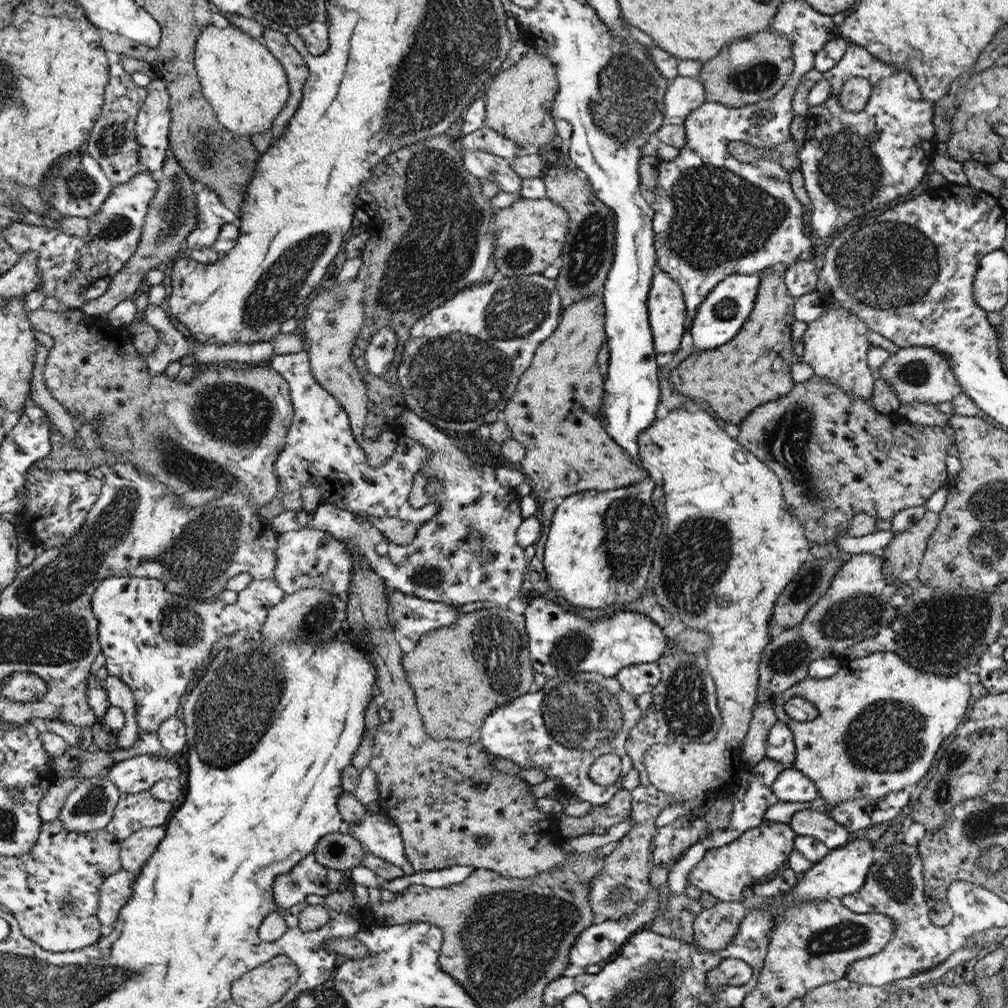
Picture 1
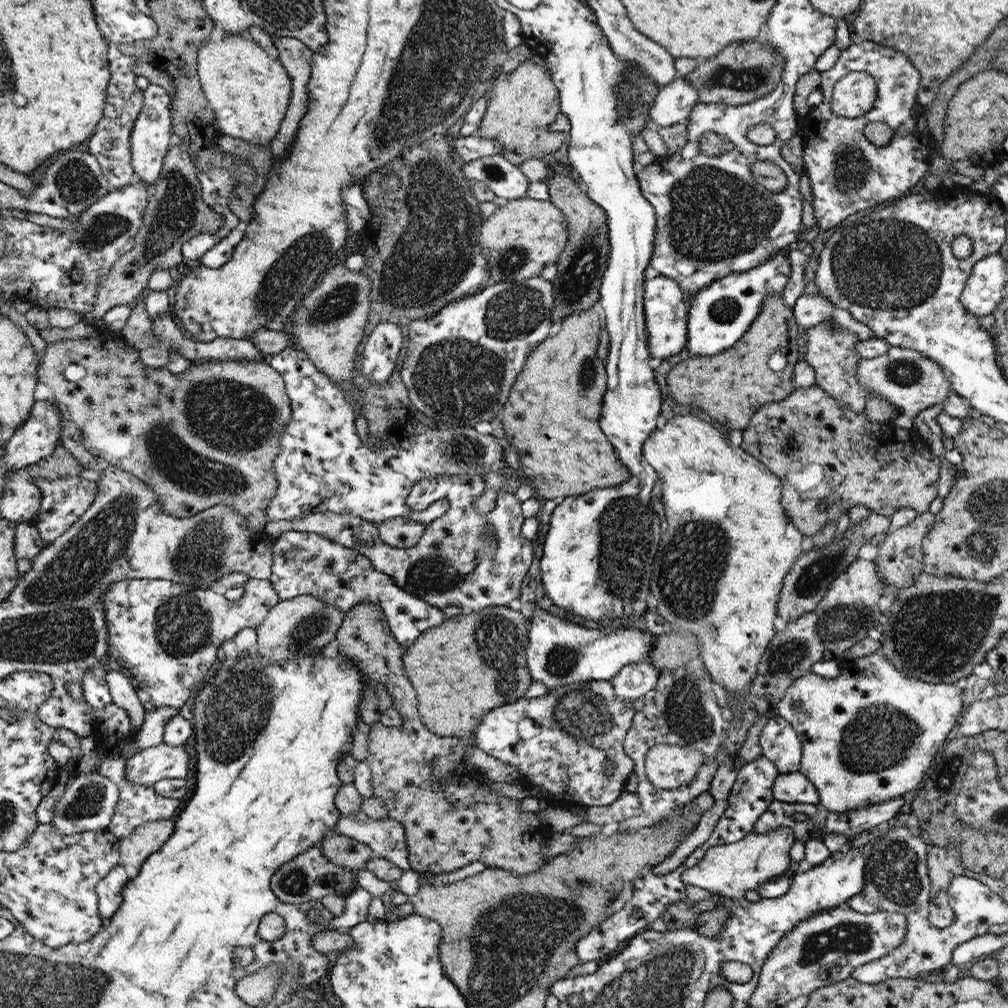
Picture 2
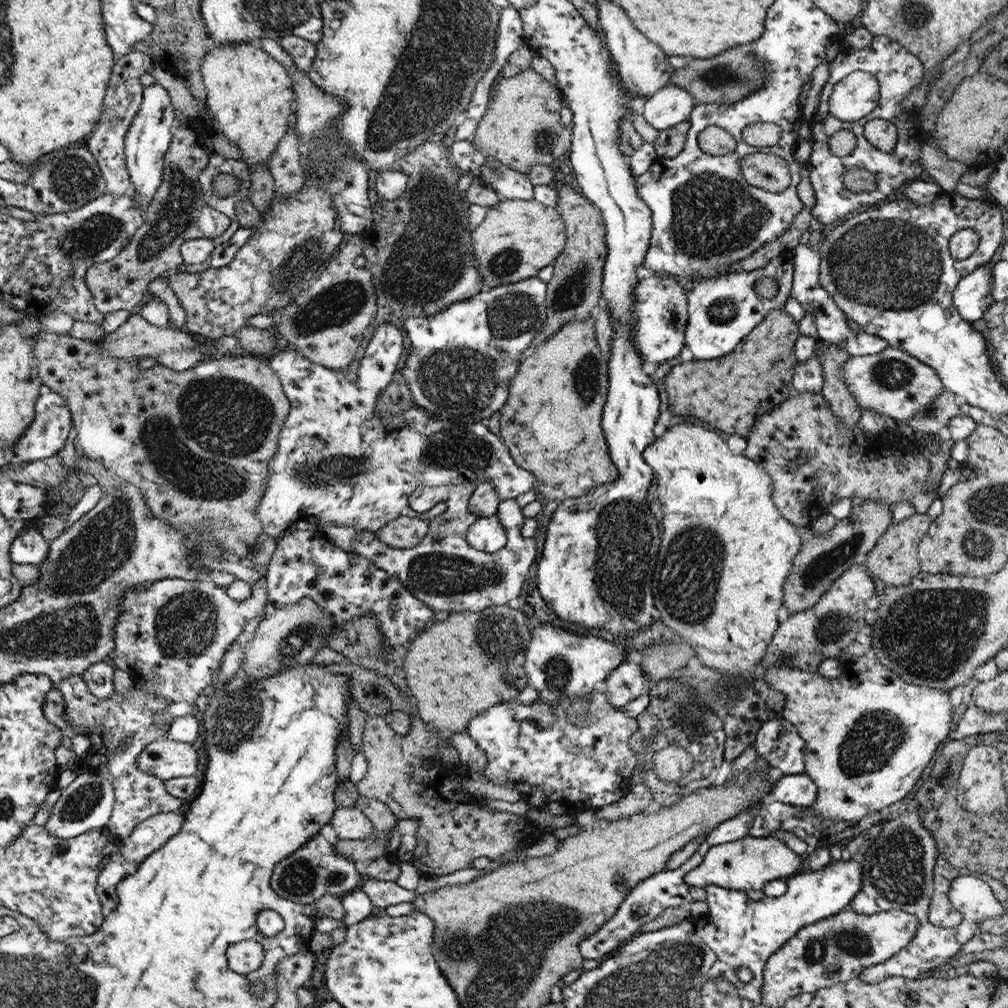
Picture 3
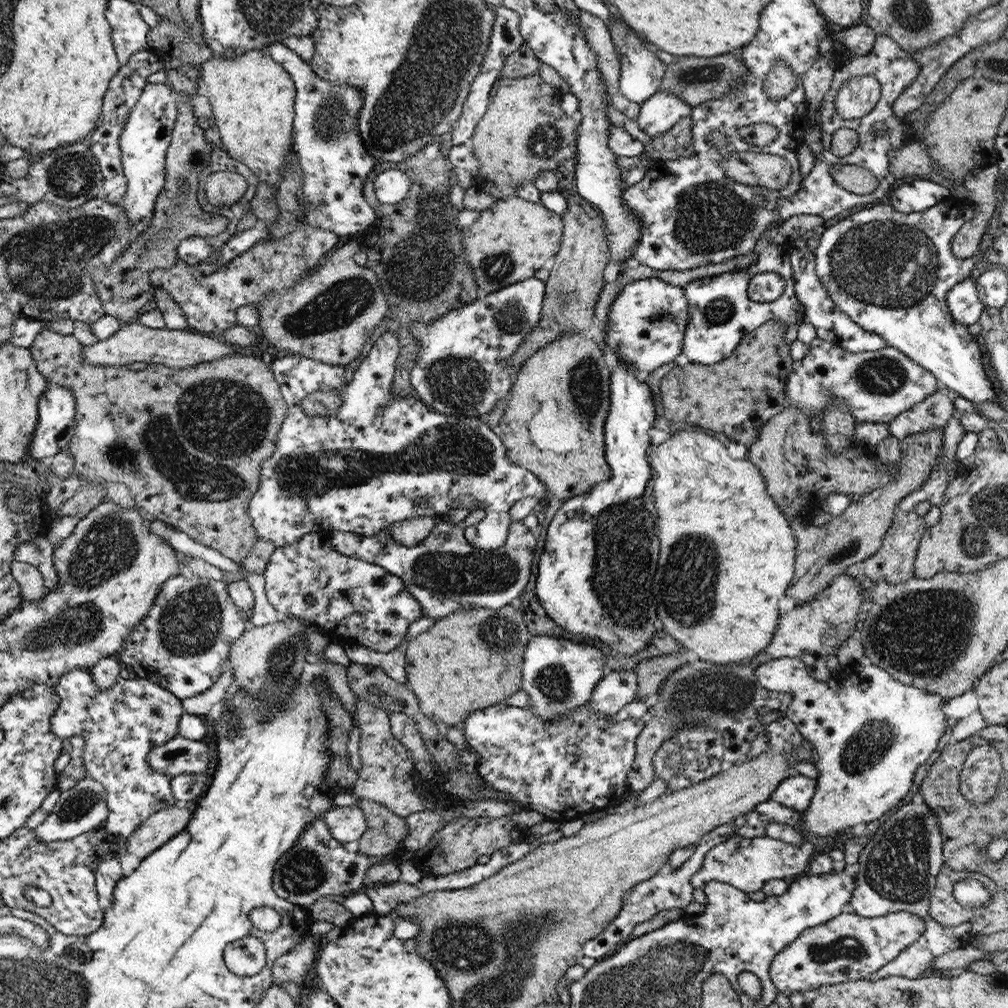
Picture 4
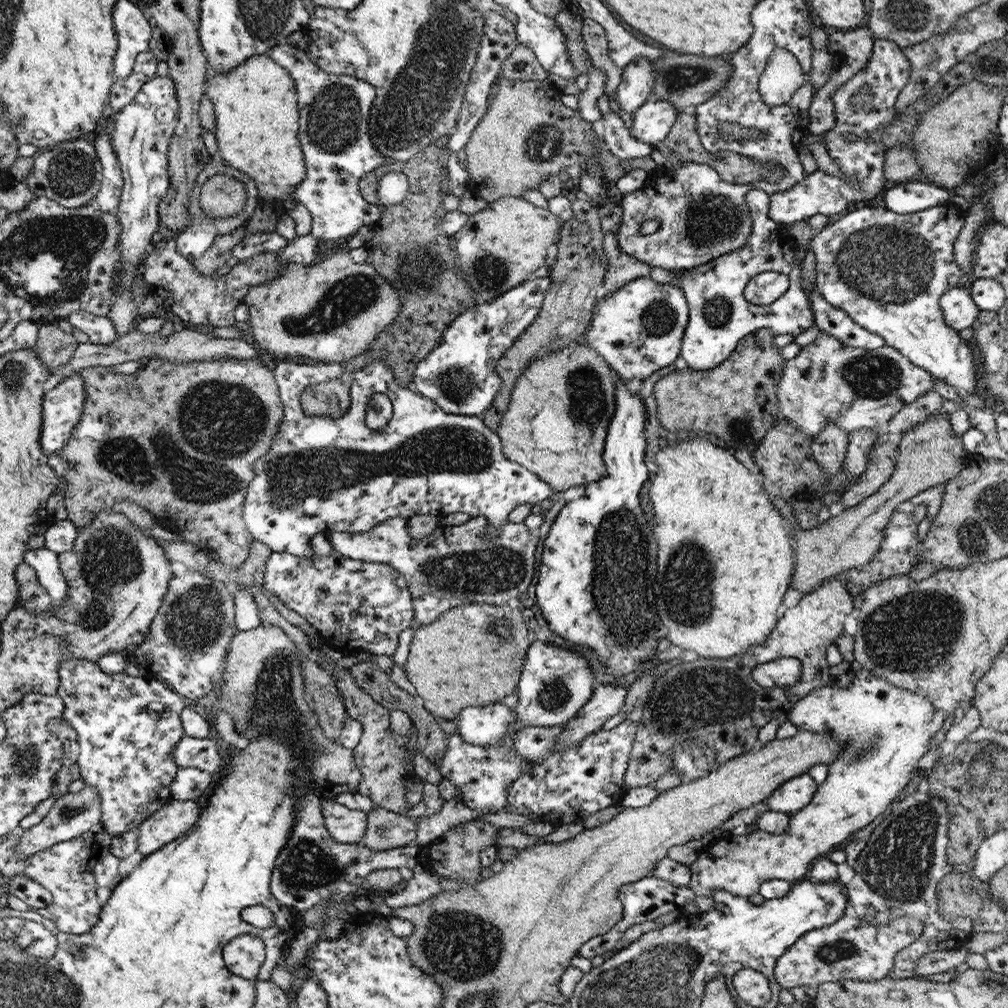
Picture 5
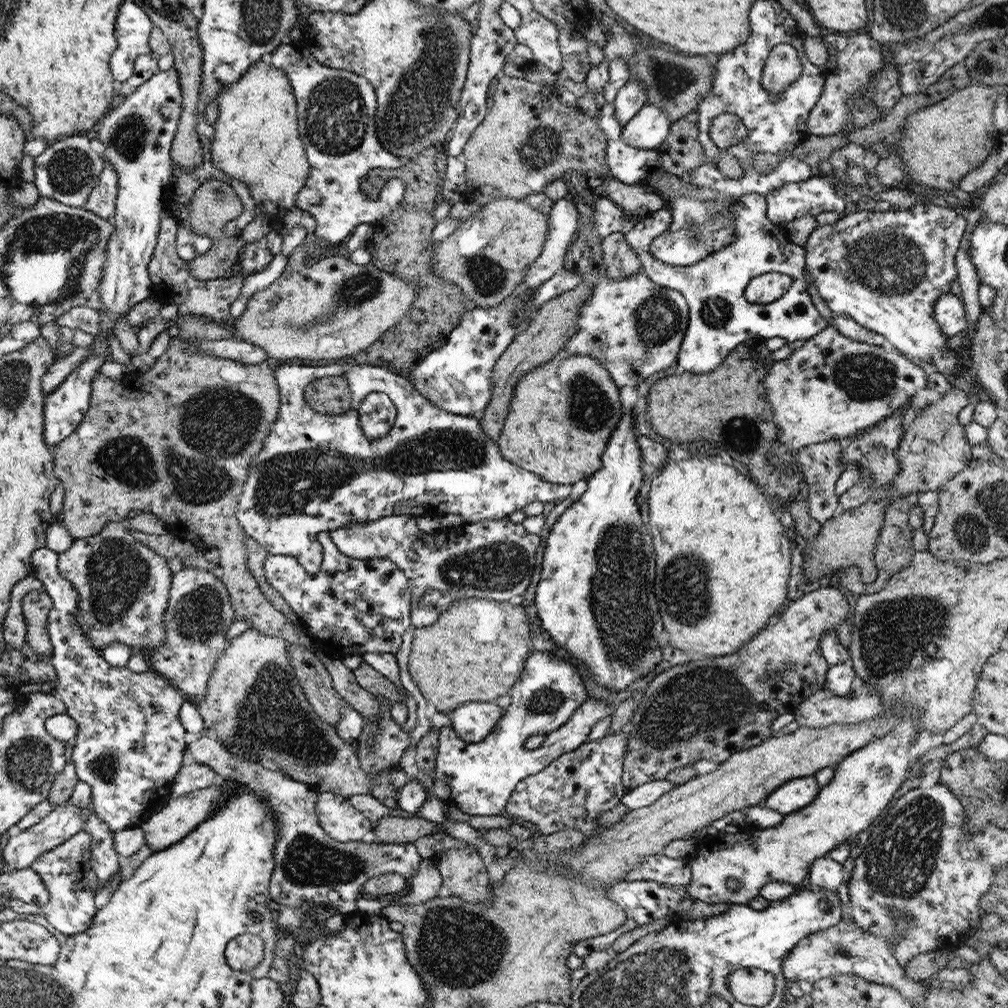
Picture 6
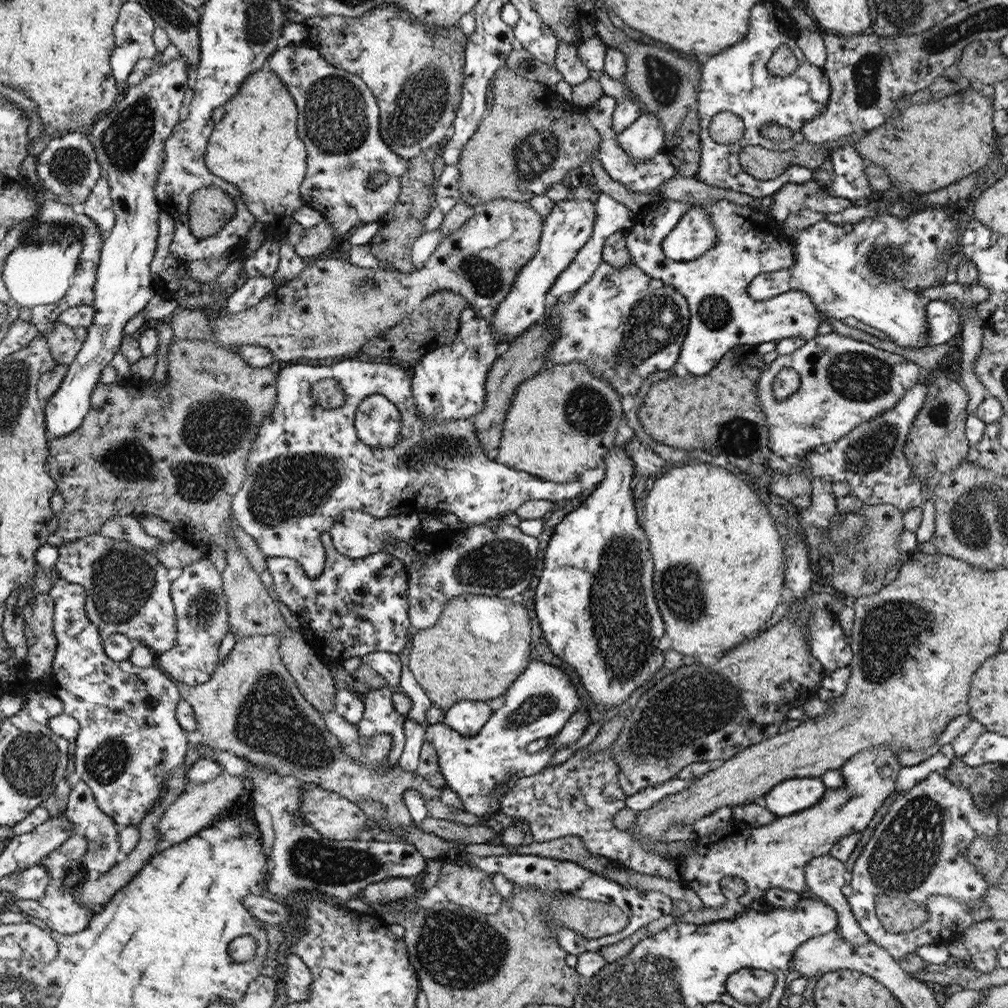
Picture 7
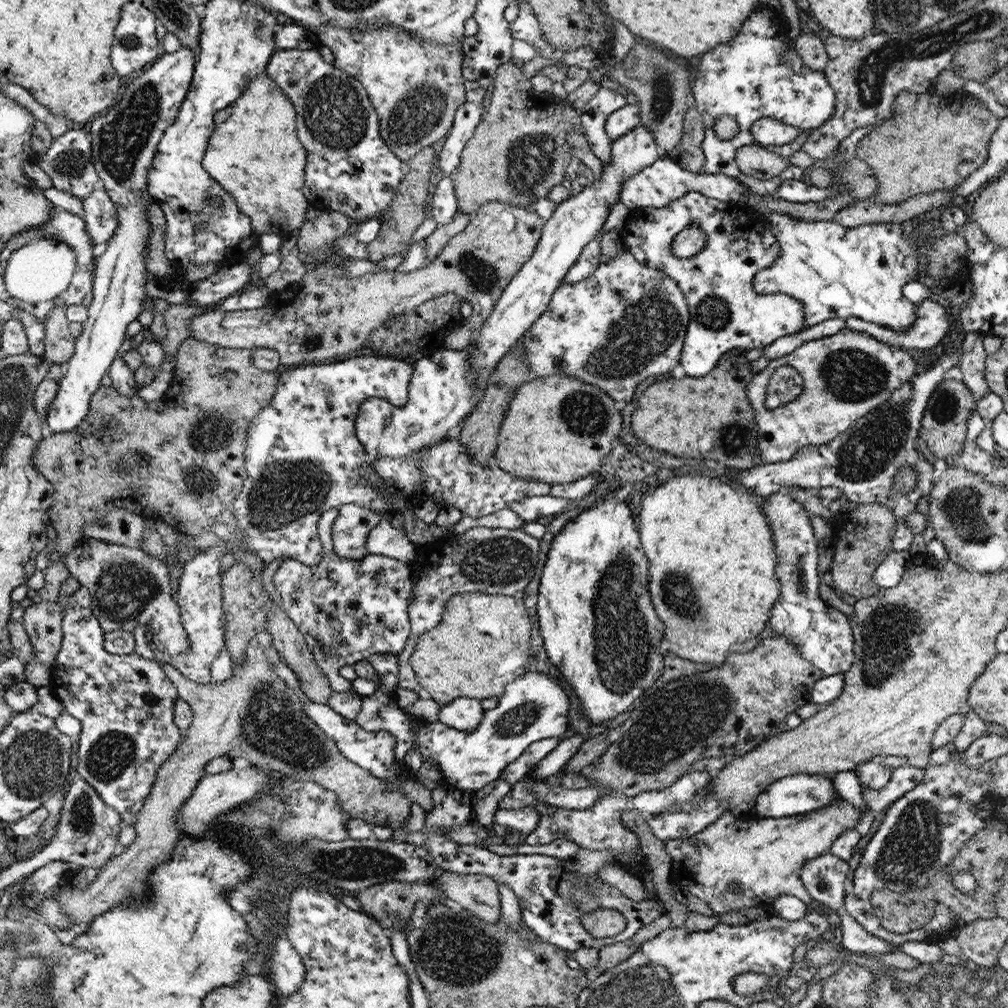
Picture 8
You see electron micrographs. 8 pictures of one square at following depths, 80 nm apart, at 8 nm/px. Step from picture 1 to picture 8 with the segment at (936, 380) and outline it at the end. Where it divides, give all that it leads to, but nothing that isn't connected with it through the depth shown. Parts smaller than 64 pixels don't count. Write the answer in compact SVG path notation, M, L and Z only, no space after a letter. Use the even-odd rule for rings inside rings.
M841 326L840 330L832 336L805 342L790 354L771 360L764 370L746 384L746 399L749 399L753 406L759 430L759 444L755 448L757 455L763 460L763 464L786 462L806 446L820 446L834 441L840 434L846 433L859 418L885 404L895 390L901 388L916 374L916 368L918 368L916 363L906 351L880 342L867 332L854 331L844 326ZM786 364L795 368L802 376L803 391L794 401L784 403L778 409L769 409L764 403L768 380L776 368Z

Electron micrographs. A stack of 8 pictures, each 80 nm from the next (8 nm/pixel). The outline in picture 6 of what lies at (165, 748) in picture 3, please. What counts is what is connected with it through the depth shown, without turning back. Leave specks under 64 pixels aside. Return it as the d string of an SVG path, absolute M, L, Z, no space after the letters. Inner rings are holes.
M202 737L200 740L190 742L185 748L192 754L194 762L209 766L219 778L225 777L233 782L240 782L248 786L251 791L258 793L277 816L279 841L275 846L275 856L273 857L276 868L273 870L273 879L269 883L269 893L273 902L292 906L296 909L304 903L333 903L341 914L346 916L356 911L356 898L360 897L360 886L368 882L370 878L378 878L380 874L400 874L408 878L418 870L422 860L424 860L417 850L418 842L412 840L404 844L378 844L362 841L338 842L318 823L318 814L315 808L319 792L316 791L315 787L308 783L298 782L281 771L265 769L252 759L238 760L236 757L232 757L222 742Z

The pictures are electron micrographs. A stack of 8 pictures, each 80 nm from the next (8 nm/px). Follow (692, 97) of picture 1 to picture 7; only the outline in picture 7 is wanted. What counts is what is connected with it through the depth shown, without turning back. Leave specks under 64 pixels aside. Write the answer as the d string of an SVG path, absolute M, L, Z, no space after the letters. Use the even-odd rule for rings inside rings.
M642 106L642 116L618 136L618 146L634 159L654 158L665 145L662 124Z

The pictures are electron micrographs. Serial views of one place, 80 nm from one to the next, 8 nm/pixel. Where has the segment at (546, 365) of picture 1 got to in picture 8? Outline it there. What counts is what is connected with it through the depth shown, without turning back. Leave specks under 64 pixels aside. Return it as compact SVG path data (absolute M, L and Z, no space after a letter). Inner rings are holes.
M568 375L534 377L517 389L513 401L506 414L506 422L502 422L496 452L493 454L496 466L510 474L538 482L569 483L589 476L600 466L600 458L607 456L612 450L612 440L622 430L622 416L616 408L616 402L606 396L594 385L585 383Z

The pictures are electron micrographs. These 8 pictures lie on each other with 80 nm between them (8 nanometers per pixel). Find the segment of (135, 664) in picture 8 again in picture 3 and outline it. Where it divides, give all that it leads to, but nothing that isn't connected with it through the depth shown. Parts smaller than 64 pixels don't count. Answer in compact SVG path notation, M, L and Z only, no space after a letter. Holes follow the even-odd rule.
M31 528L24 529L13 542L12 561L38 566L48 558L49 544L50 541L40 531ZM80 675L70 676L60 684L62 696L65 698L65 716L63 719L70 725L70 729L62 731L69 737L74 736L74 730L82 728L83 734L90 738L90 749L86 756L85 765L90 772L103 776L110 781L114 787L115 803L106 829L120 840L130 836L130 833L140 825L142 821L153 817L162 812L175 812L183 807L183 800L174 797L165 789L164 779L156 775L146 774L141 767L137 765L137 758L152 742L168 738L171 727L166 724L157 724L157 714L165 713L165 710L173 704L172 699L162 698L161 695L155 694L148 686L136 684L129 688L125 696L113 694L110 698L98 698L89 690L88 683Z

